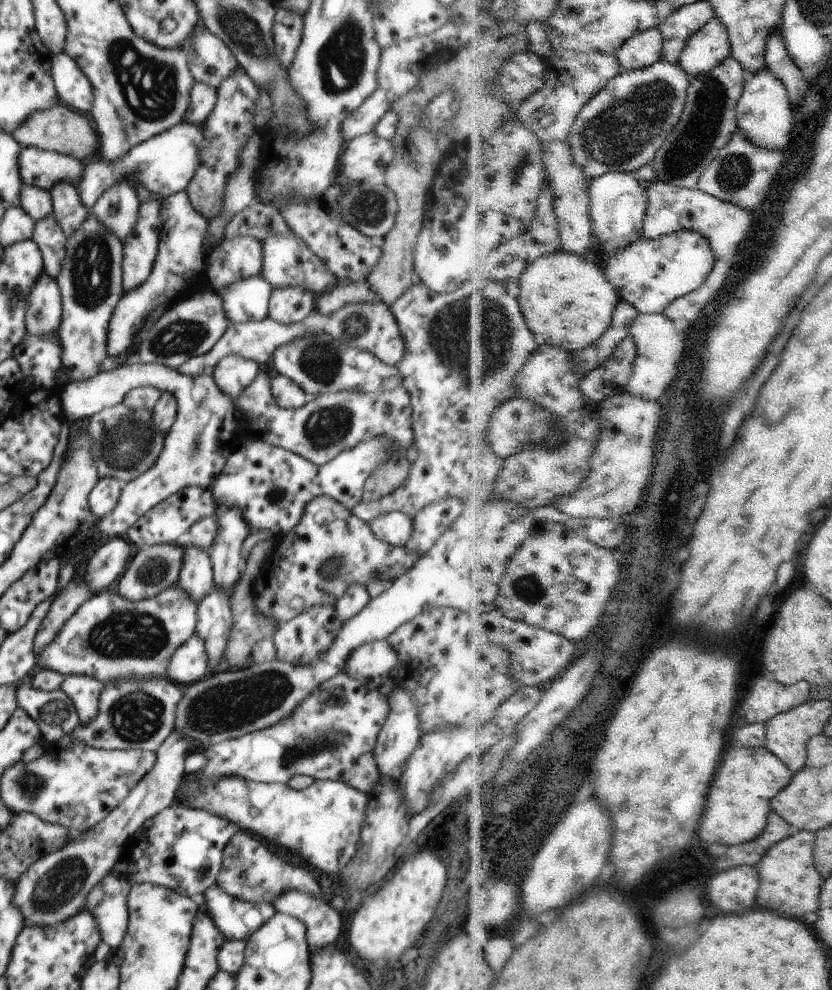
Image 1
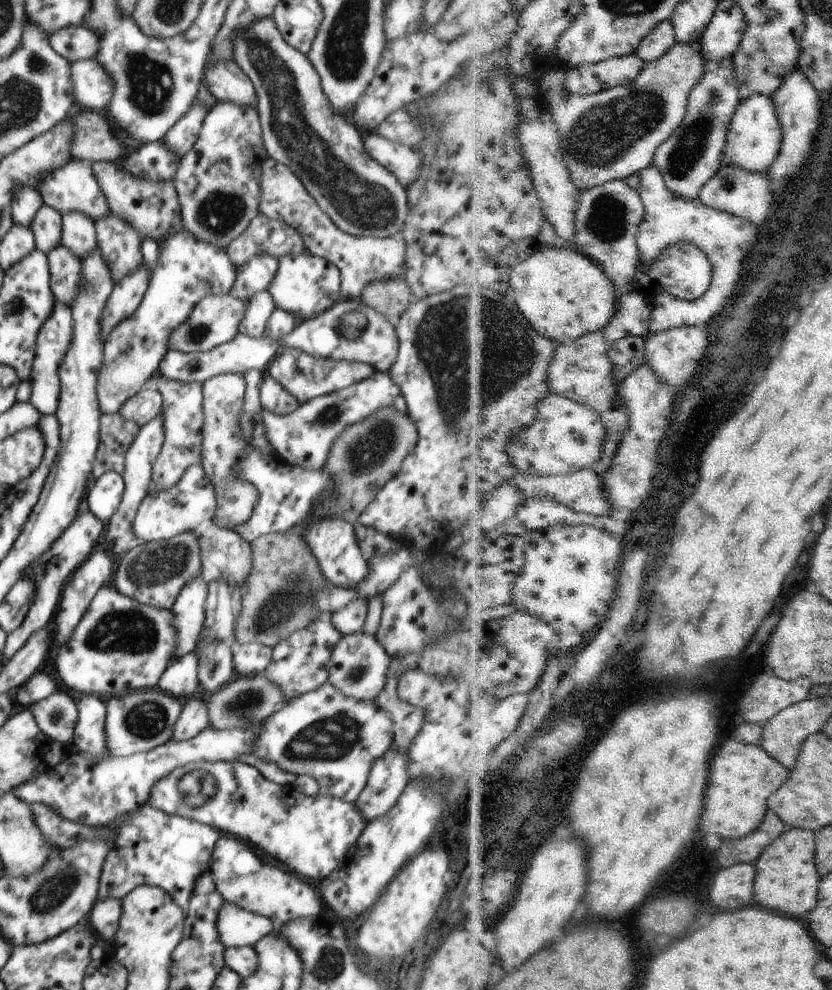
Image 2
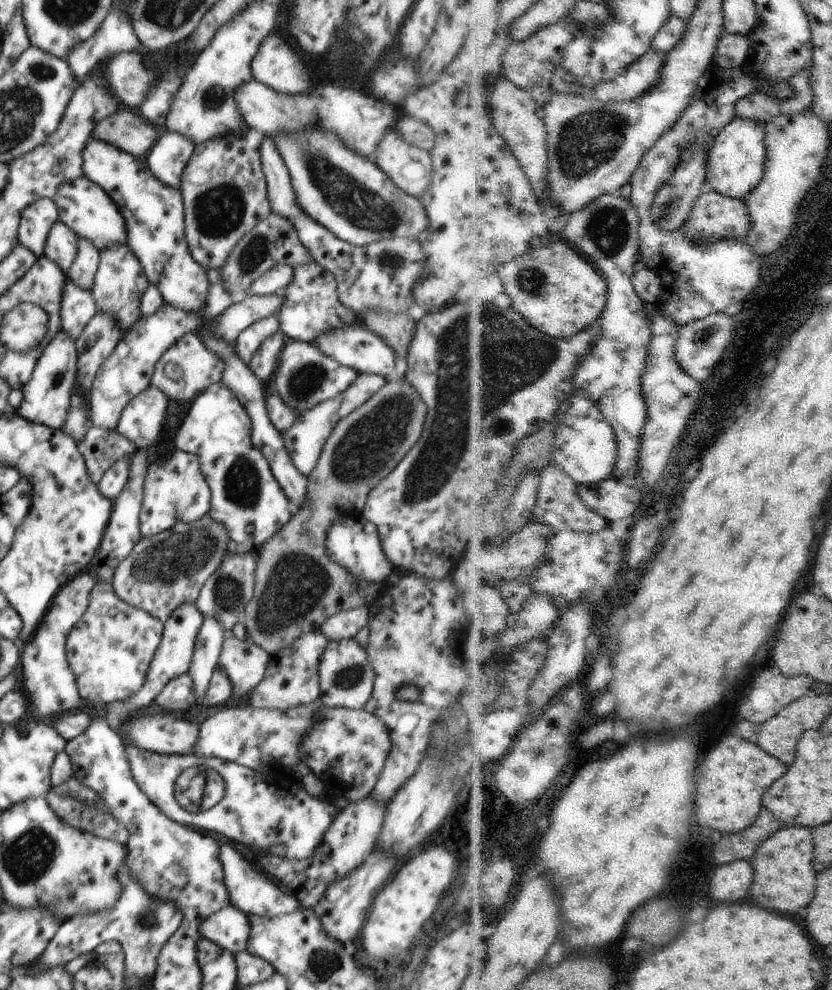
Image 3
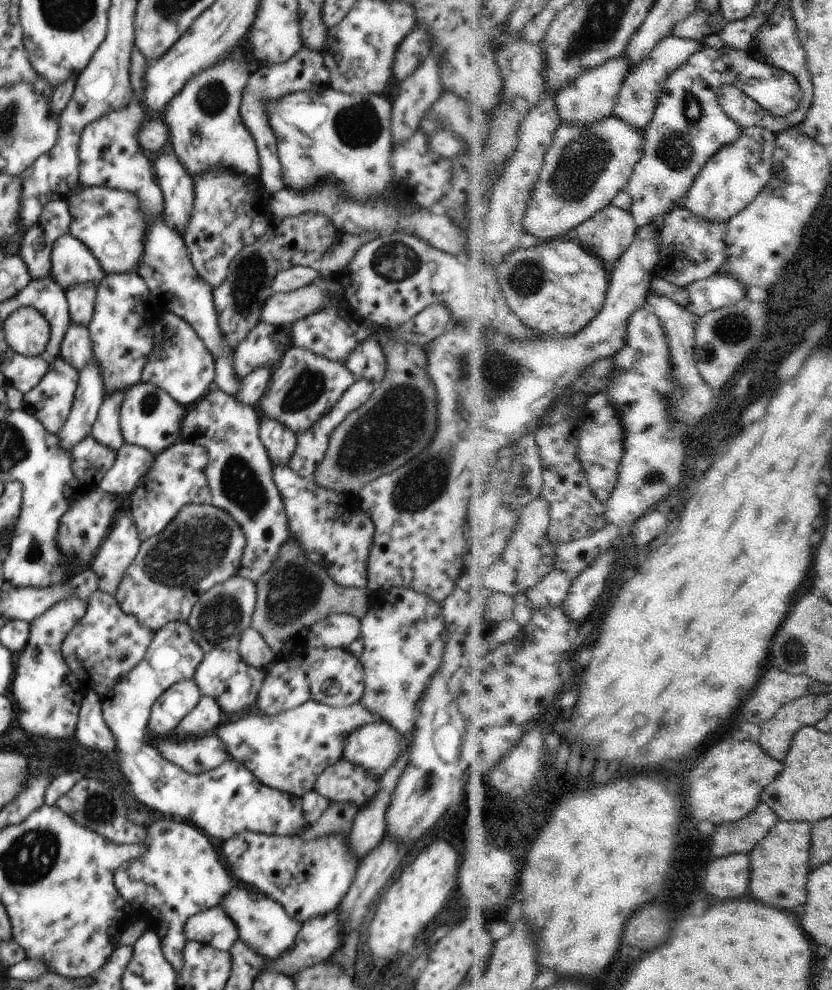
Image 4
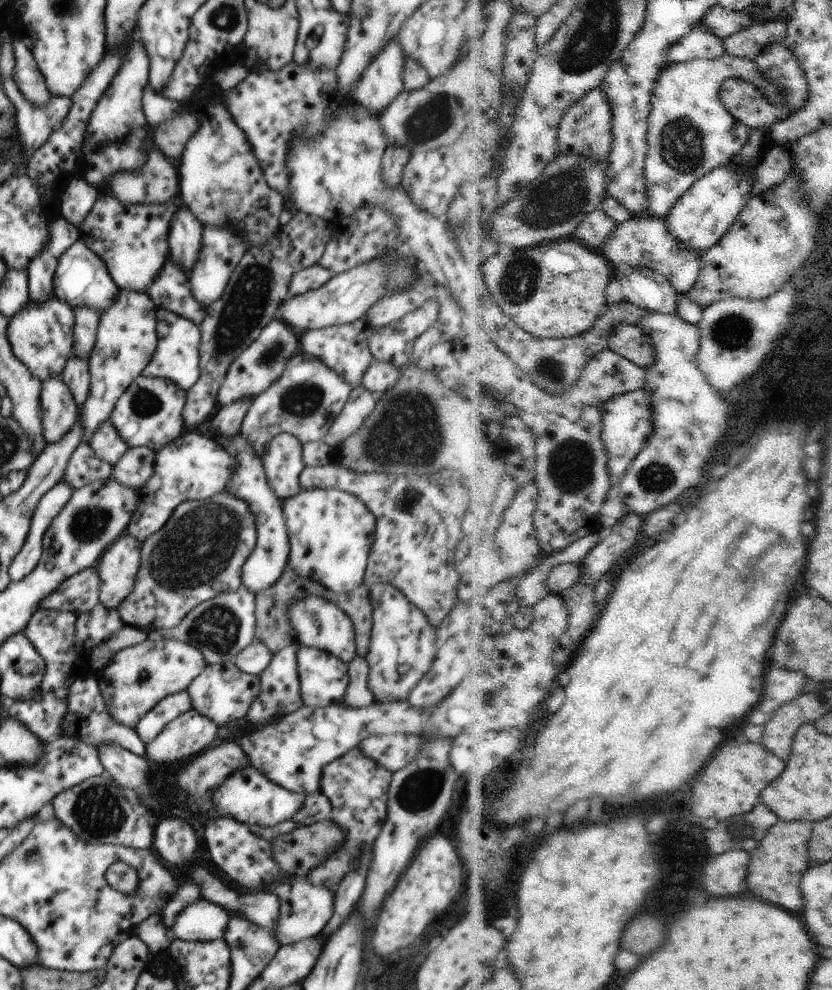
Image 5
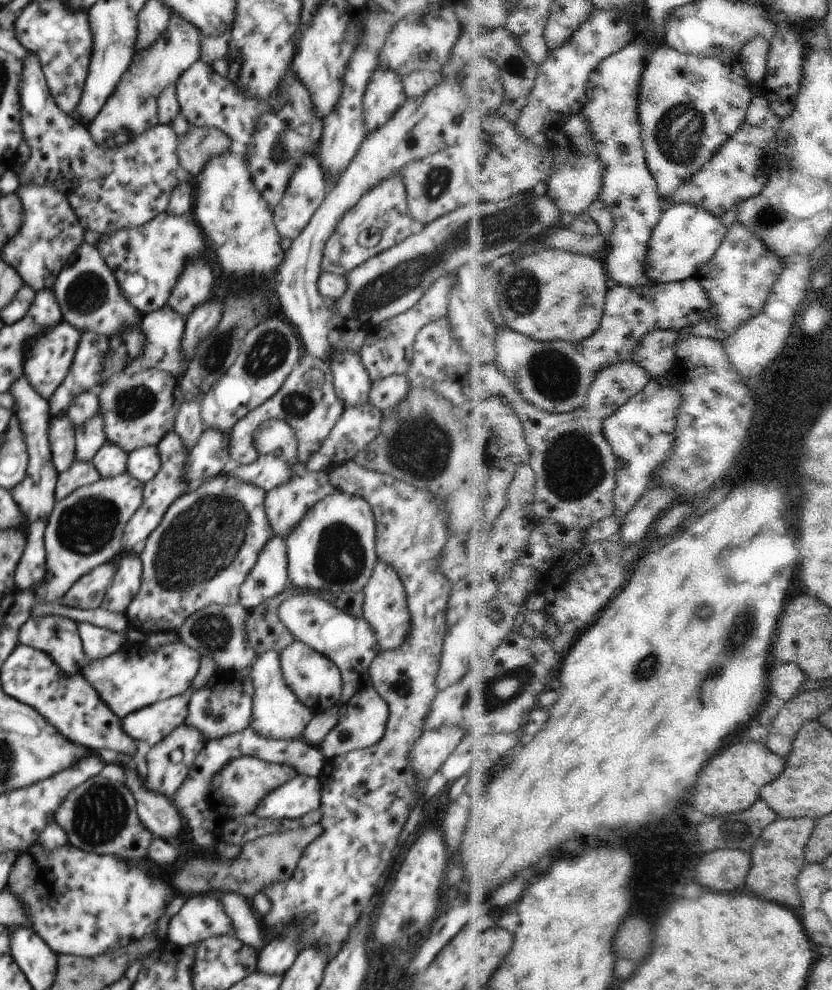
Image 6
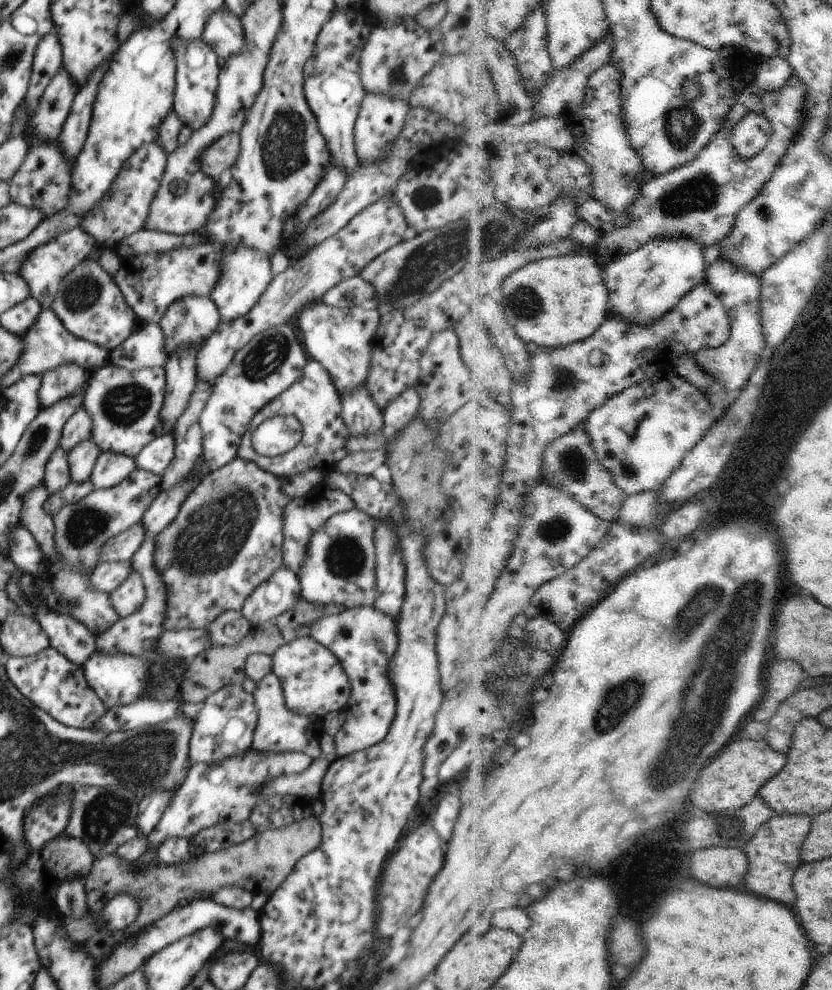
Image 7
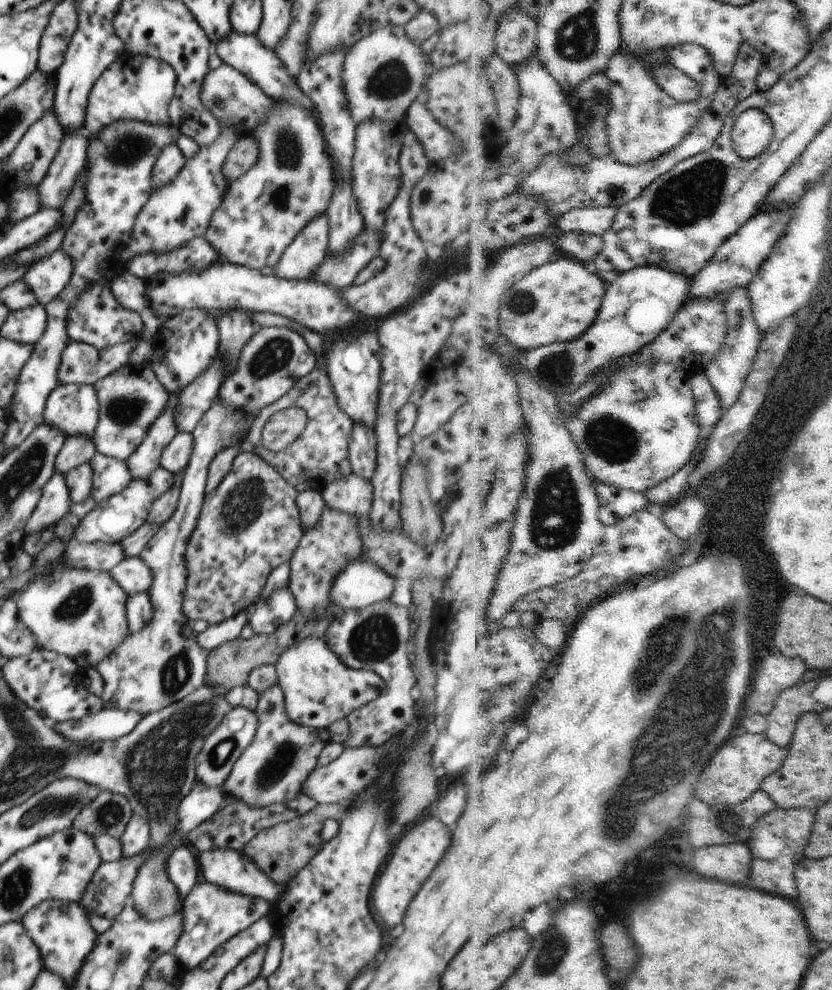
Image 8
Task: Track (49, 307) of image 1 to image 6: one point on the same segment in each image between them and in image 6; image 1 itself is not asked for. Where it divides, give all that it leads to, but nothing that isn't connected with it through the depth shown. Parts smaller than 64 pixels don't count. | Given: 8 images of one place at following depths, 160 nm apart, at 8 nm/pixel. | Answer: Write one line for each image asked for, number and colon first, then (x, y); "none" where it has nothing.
2: (54, 339)
3: (46, 400)
4: (50, 401)
5: (60, 413)
6: (61, 433)

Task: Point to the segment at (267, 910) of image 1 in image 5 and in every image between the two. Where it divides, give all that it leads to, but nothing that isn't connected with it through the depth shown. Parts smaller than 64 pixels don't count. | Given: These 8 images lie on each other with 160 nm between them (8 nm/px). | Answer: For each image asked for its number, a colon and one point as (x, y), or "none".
2: (237, 927)
3: (229, 928)
4: (213, 927)
5: (205, 921)

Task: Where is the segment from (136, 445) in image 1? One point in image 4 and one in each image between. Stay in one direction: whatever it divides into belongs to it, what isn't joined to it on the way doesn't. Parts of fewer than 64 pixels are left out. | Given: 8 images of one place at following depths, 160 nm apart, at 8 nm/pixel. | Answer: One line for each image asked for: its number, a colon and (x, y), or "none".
2: (115, 434)
3: (100, 449)
4: (90, 460)

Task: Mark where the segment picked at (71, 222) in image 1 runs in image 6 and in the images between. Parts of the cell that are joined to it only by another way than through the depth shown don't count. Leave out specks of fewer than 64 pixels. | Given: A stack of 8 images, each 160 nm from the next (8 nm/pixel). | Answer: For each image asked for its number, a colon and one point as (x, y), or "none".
2: (79, 235)
3: (82, 272)
4: (80, 298)
5: (86, 323)
6: (85, 374)

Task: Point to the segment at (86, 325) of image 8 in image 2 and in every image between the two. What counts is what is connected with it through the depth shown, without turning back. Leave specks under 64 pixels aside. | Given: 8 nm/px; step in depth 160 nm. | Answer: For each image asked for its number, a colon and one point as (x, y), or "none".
2: (47, 225)
3: (61, 246)
4: (72, 263)
5: (81, 279)
6: (89, 297)
7: (90, 305)

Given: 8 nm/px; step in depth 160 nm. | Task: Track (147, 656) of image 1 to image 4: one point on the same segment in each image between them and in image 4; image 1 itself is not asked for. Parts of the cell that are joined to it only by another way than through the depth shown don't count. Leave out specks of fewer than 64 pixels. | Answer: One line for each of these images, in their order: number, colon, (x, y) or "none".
2: (119, 645)
3: (109, 650)
4: (106, 643)

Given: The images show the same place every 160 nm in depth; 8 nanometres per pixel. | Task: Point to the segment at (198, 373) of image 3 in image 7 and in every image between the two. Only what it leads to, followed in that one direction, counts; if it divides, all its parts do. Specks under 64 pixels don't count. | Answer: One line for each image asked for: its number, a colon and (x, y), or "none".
4: (180, 365)
5: (176, 358)
6: (163, 328)
7: (145, 348)

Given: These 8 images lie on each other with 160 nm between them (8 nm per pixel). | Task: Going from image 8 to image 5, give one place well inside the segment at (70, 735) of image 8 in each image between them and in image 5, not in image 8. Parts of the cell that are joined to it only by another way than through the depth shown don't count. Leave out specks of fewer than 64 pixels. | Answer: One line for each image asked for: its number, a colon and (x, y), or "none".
5: (153, 722)
6: (151, 724)
7: (144, 712)

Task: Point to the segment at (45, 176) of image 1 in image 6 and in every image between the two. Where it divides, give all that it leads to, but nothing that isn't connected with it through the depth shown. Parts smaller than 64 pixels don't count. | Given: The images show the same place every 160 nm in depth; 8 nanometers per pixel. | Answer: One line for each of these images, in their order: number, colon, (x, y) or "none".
2: (72, 188)
3: (83, 206)
4: (107, 221)
5: (133, 241)
6: (146, 261)

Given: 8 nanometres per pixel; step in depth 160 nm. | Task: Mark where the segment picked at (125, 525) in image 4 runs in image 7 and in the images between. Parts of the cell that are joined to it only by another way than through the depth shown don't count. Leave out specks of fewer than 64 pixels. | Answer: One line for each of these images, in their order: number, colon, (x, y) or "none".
5: (118, 567)
6: (126, 583)
7: (129, 596)

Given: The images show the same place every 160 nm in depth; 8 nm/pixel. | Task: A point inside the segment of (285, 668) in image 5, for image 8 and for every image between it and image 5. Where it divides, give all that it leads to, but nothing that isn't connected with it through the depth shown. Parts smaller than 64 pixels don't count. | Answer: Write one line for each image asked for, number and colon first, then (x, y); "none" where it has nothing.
6: (277, 713)
7: (278, 730)
8: (274, 768)

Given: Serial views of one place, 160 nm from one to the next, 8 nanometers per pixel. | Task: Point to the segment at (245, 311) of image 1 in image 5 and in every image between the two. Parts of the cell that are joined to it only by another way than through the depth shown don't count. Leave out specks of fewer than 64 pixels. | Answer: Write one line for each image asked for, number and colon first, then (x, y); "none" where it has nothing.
2: (259, 308)
3: (250, 339)
4: (265, 345)
5: (262, 363)

